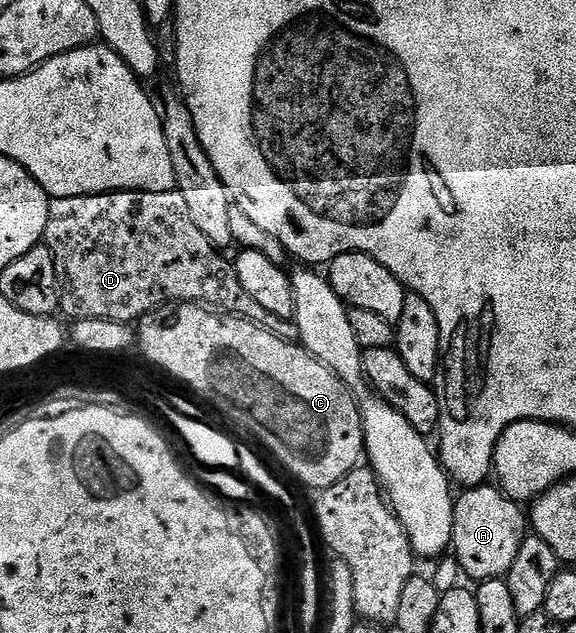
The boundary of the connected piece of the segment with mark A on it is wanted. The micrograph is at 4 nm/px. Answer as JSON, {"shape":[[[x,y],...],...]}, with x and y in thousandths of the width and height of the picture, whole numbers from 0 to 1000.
{"shape":[[[833,768],[814,771],[788,785],[790,810],[786,812],[786,844],[783,856],[786,861],[788,883],[797,886],[799,899],[811,904],[825,915],[825,919],[840,916],[865,916],[878,912],[880,904],[891,894],[891,882],[898,882],[898,869],[905,869],[905,856],[918,834],[918,821],[896,791],[887,790],[868,776],[865,769]]]}

